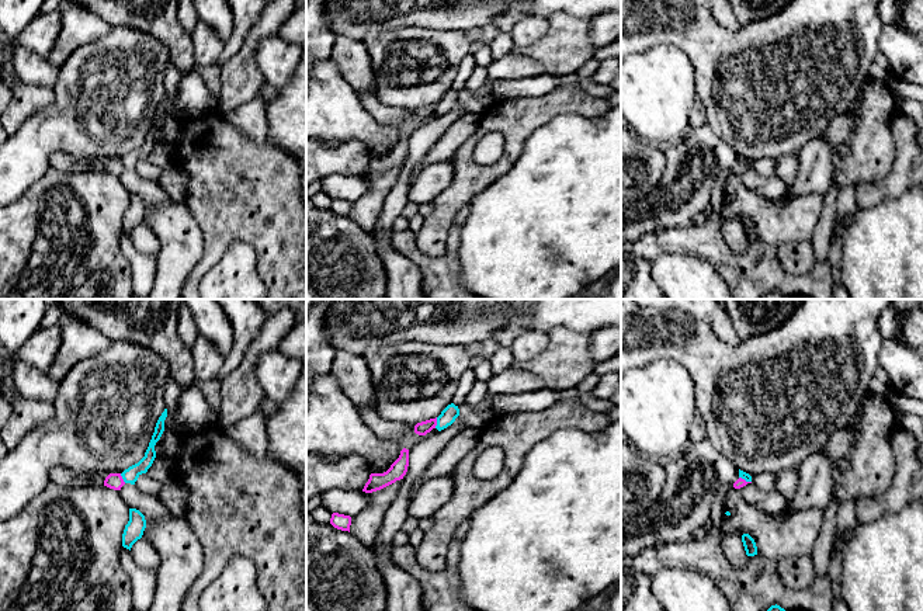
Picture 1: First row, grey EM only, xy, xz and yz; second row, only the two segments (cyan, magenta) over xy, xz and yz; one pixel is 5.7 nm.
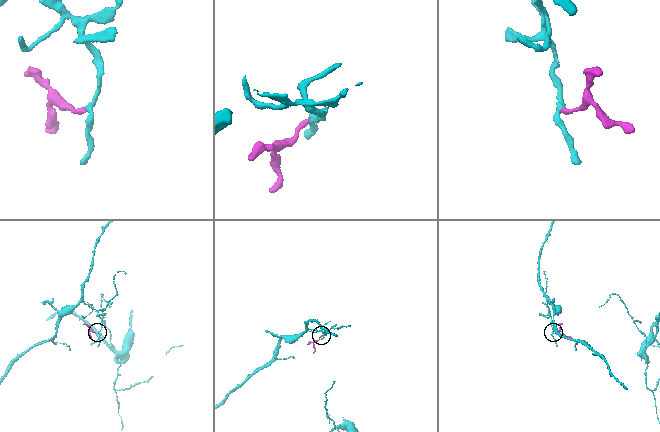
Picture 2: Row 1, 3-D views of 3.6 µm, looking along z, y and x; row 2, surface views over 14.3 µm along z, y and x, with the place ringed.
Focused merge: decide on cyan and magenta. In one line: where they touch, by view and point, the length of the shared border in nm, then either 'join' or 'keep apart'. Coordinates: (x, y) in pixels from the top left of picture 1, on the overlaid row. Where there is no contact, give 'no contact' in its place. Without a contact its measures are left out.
contact xz (437, 423); length 70 nm; keep apart

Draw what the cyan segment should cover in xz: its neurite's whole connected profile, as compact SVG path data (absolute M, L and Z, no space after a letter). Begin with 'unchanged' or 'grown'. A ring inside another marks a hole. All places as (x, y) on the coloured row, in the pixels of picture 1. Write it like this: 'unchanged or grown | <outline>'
unchanged | M454 403L448 405L441 414L437 417L437 426L436 428L438 431L447 428L448 426L451 426L455 419L459 416L459 409L458 406L455 406Z

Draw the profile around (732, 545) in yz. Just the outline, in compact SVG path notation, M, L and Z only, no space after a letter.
M729 534L722 539L722 551L725 558L736 567L745 567L747 563L747 555L742 539Z

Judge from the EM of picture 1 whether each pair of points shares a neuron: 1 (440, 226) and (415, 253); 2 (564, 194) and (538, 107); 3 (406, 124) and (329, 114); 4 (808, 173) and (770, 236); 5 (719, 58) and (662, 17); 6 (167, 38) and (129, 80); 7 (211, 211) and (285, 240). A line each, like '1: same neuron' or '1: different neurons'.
1: different neurons
2: different neurons
3: same neuron
4: different neurons
5: same neuron
6: different neurons
7: same neuron

